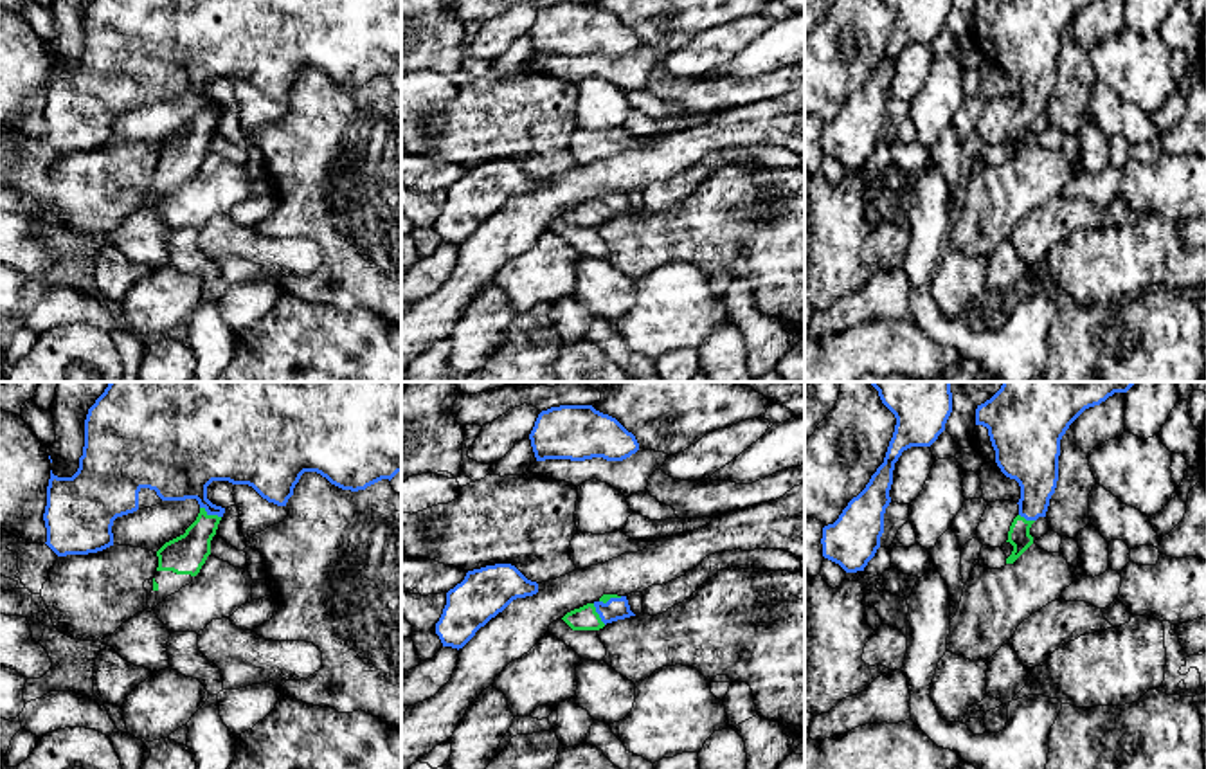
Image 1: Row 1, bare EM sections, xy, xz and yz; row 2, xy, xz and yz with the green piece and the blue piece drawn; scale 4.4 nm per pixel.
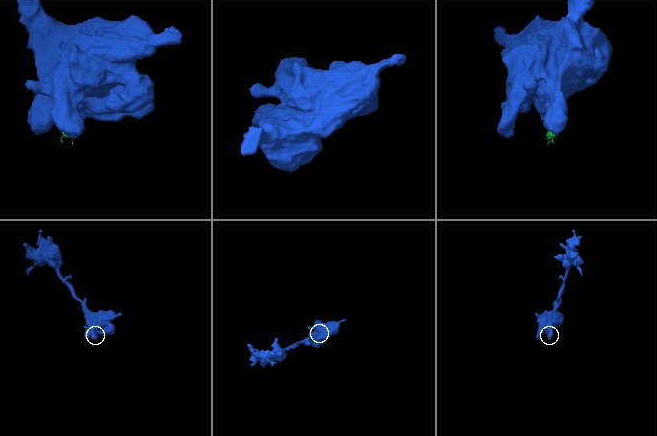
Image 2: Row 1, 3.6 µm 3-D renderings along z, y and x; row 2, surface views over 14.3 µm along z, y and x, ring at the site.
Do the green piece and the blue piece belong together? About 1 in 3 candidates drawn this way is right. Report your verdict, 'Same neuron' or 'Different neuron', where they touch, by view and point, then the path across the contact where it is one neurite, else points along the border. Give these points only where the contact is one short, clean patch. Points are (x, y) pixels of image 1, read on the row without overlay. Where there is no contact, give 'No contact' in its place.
Same neuron. Touches green at xy (211, 112). Path across: xy (184, 152), (195, 141), (211, 112), (198, 87), (180, 65)

